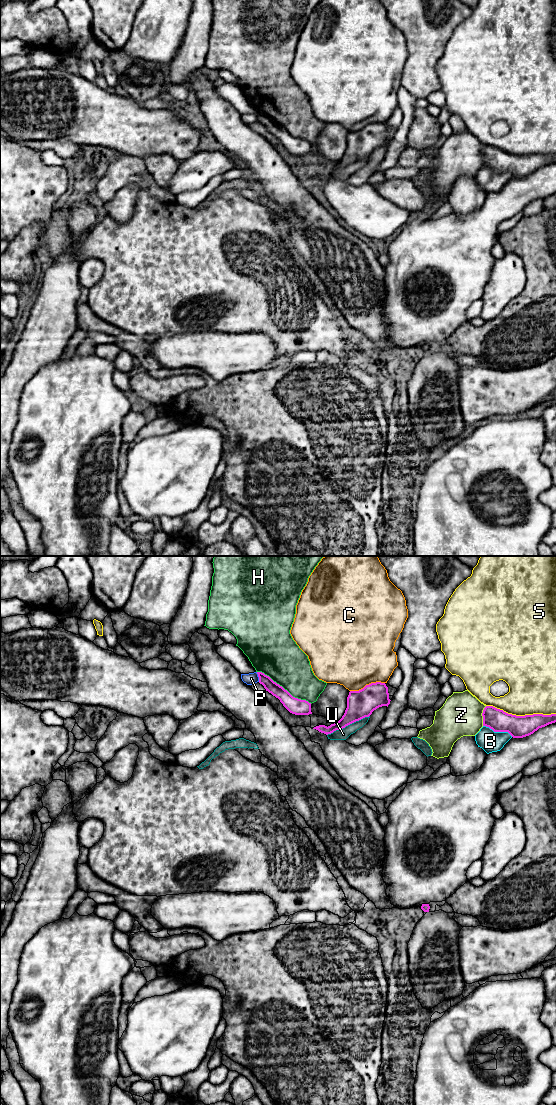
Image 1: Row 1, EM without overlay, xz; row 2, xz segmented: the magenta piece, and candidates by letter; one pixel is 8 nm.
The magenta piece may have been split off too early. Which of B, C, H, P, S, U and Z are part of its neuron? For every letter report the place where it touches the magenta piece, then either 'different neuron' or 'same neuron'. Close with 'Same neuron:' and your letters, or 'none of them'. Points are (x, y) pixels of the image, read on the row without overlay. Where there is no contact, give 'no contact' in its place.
B: meets magenta in xz at (498, 171); different neuron
C: meets magenta in xz at (367, 125); different neuron
H: meets magenta in xz at (283, 128); different neuron
P: meets magenta in xz at (258, 116); different neuron
S: meets magenta in xz at (521, 156); different neuron
U: meets magenta in xz at (348, 164); different neuron
Z: meets magenta in xz at (482, 155); different neuron
Same neuron: none of them

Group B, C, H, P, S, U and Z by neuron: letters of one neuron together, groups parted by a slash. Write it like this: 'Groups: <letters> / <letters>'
Groups: B / C / H / P / S / U / Z

